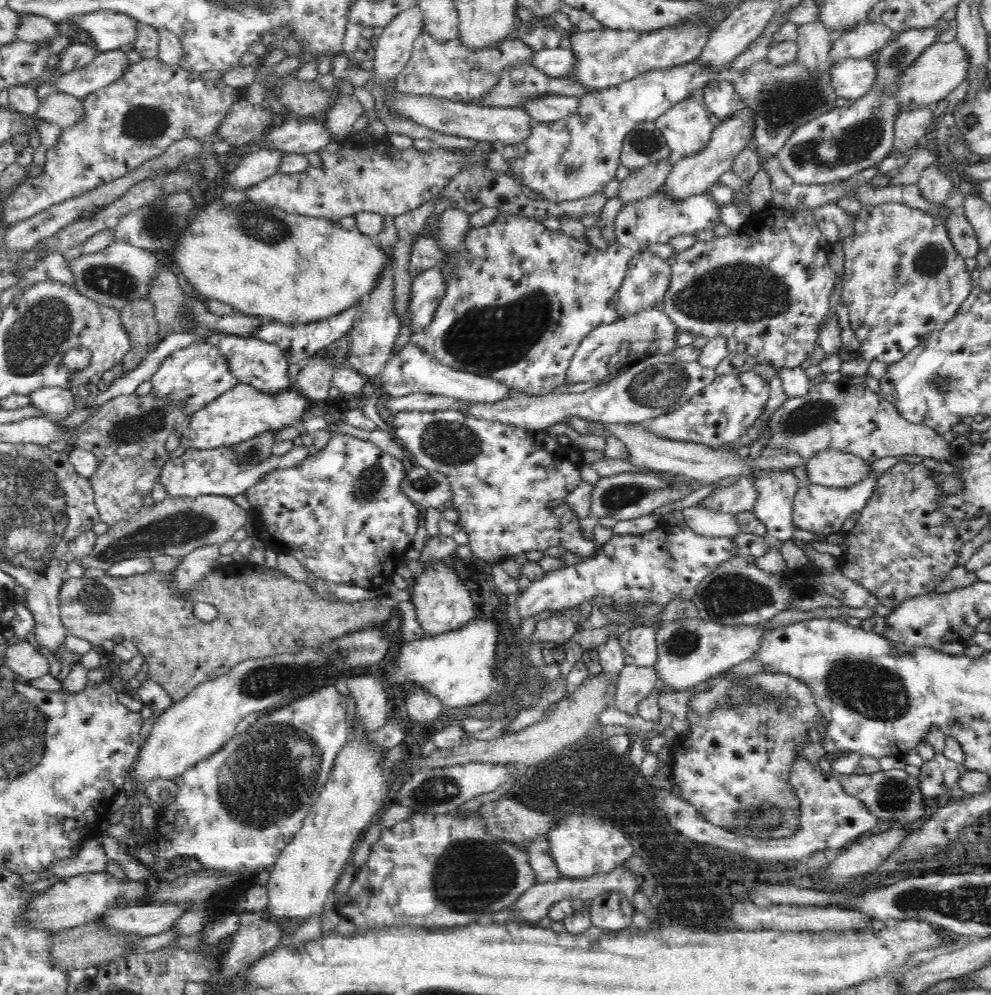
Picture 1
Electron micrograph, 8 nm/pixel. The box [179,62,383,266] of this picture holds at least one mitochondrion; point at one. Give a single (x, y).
(265, 226)

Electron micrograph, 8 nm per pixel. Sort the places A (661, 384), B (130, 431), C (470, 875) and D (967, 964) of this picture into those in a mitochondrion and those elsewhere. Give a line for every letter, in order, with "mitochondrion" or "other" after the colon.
A: mitochondrion
B: mitochondrion
C: mitochondrion
D: other

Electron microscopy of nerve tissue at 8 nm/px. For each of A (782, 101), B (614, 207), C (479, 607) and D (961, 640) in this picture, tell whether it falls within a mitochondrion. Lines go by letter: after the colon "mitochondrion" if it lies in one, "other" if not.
A: mitochondrion
B: other
C: other
D: other

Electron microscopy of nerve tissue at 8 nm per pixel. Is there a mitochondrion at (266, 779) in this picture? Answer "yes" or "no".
yes

